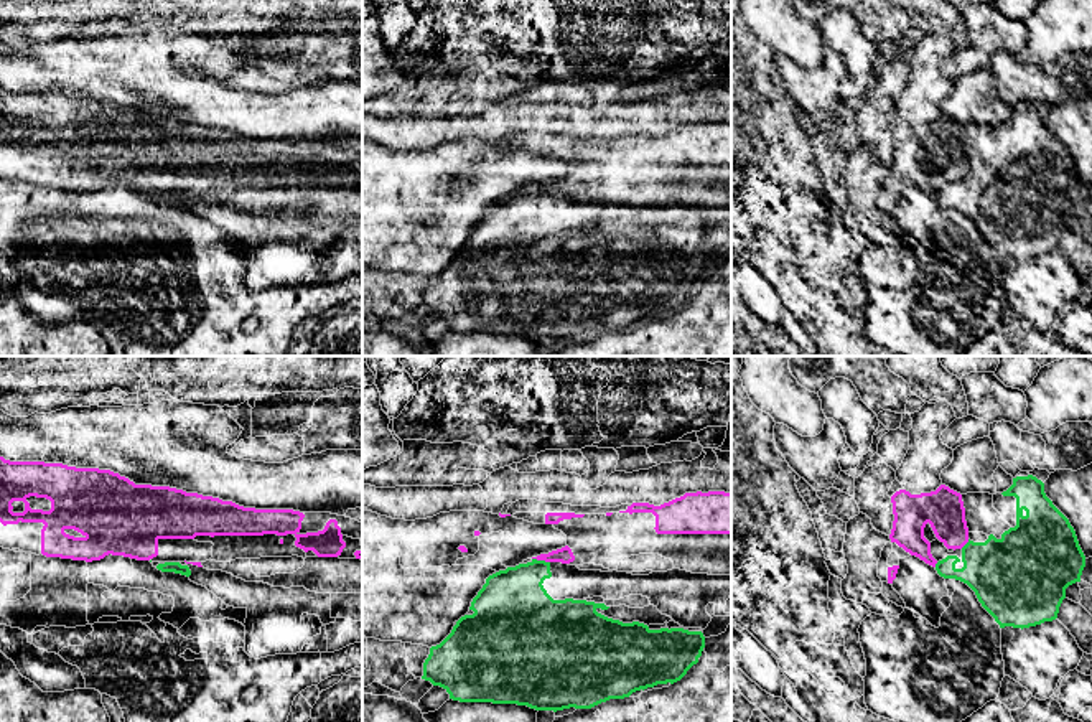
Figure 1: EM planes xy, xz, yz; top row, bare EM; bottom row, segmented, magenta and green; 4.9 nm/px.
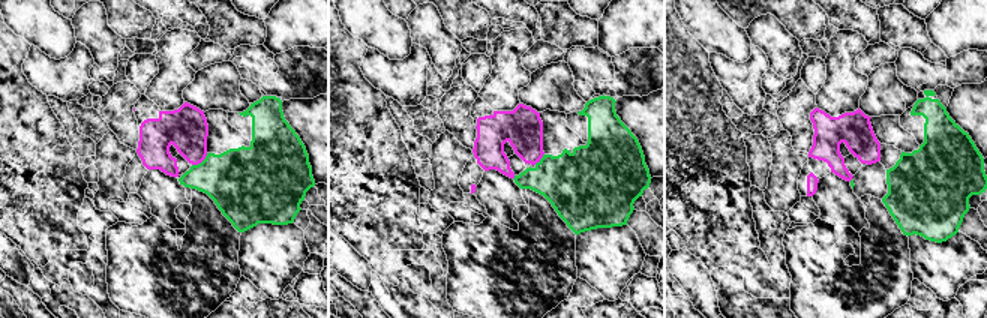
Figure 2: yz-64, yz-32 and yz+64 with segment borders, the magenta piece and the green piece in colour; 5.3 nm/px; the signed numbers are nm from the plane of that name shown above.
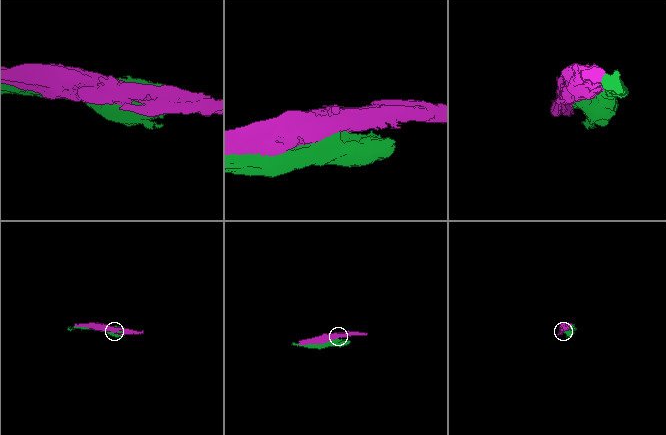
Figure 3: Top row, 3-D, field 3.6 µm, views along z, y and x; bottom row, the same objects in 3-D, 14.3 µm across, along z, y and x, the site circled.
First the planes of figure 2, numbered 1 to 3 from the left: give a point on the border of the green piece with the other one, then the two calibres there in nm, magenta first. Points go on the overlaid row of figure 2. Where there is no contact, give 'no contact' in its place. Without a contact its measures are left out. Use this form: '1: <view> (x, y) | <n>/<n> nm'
1: yz-64 (200, 162) | 220/360 nm
2: yz-32 (539, 159) | 220/360 nm
3: no contact

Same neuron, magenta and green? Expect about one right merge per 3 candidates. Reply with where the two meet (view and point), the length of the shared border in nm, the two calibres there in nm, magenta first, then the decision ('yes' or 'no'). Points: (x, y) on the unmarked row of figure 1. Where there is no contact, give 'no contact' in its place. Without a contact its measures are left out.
contact xz (541, 190); length 90 nm; calibres 80 and 320 nm; no

